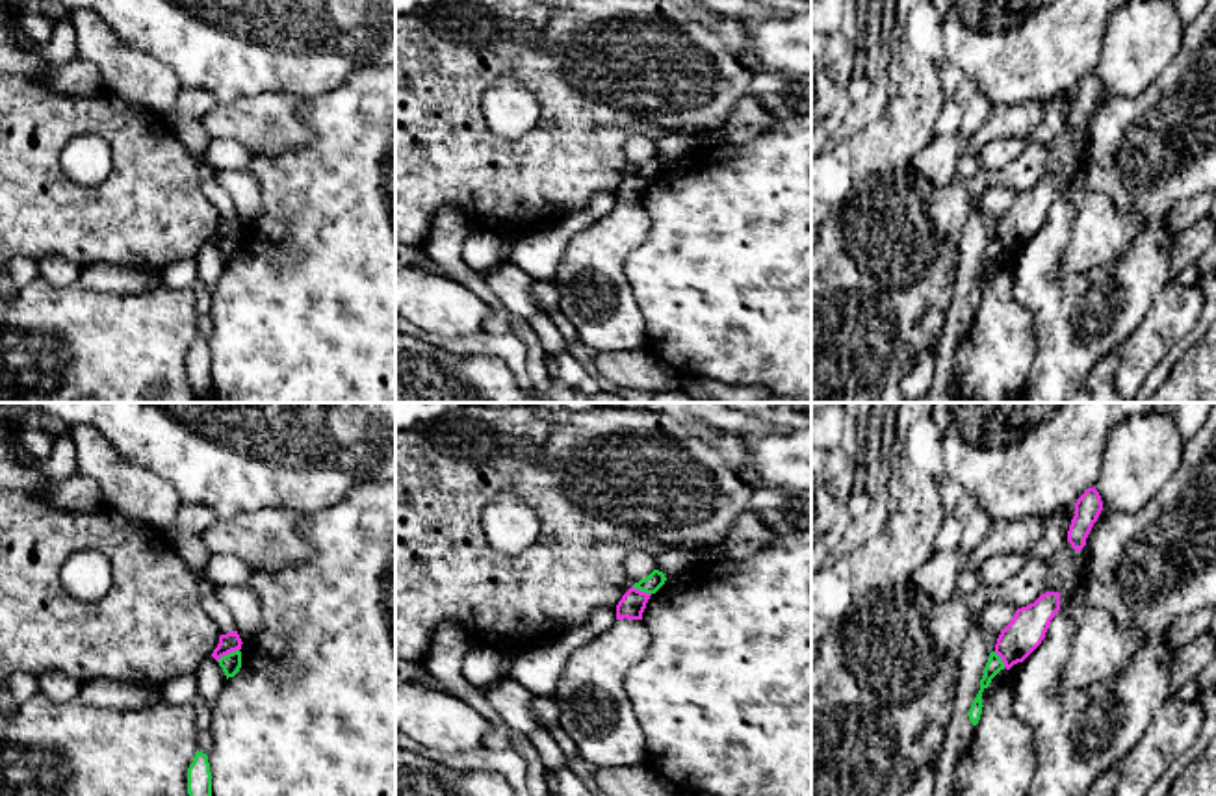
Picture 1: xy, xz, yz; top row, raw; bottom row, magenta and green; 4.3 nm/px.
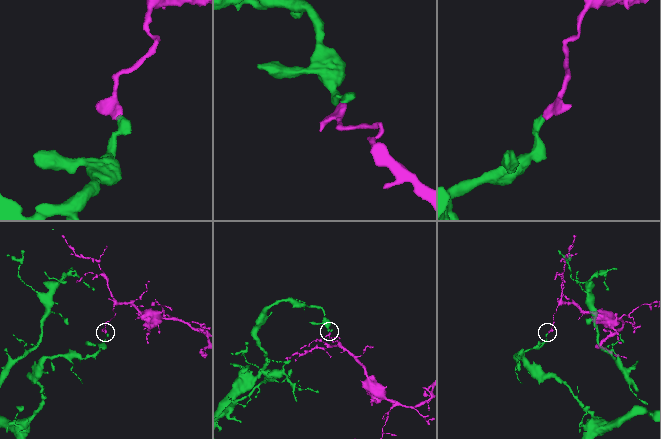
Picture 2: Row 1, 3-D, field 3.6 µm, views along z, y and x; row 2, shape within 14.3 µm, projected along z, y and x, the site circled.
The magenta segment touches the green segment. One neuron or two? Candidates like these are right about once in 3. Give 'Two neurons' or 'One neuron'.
Two neurons

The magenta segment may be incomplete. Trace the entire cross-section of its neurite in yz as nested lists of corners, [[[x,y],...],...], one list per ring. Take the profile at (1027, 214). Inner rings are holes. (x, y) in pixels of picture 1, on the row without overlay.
[[[1045,176],[1034,187],[1015,195],[995,228],[995,238],[1003,243],[1006,254],[1023,247],[1041,228],[1058,195],[1058,176]]]

